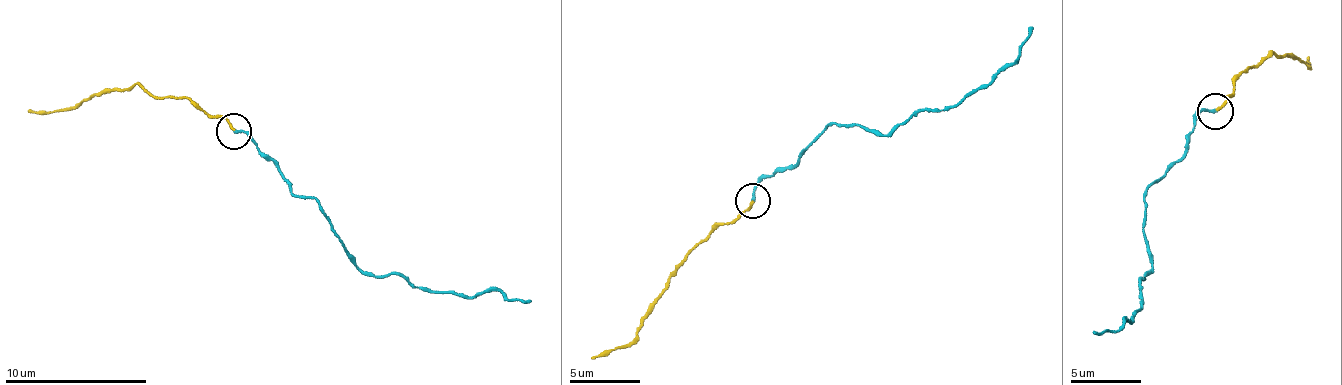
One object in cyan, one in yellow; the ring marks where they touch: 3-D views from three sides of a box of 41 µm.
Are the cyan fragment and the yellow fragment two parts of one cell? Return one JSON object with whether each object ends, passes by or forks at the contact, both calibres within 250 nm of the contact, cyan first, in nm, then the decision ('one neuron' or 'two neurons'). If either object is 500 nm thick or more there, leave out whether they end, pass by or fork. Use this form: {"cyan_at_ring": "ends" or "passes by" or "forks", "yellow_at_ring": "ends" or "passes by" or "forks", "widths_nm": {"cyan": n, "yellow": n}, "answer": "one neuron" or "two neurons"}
{"cyan_at_ring": "ends", "yellow_at_ring": "ends", "widths_nm": {"cyan": 190, "yellow": 160}, "answer": "one neuron"}

